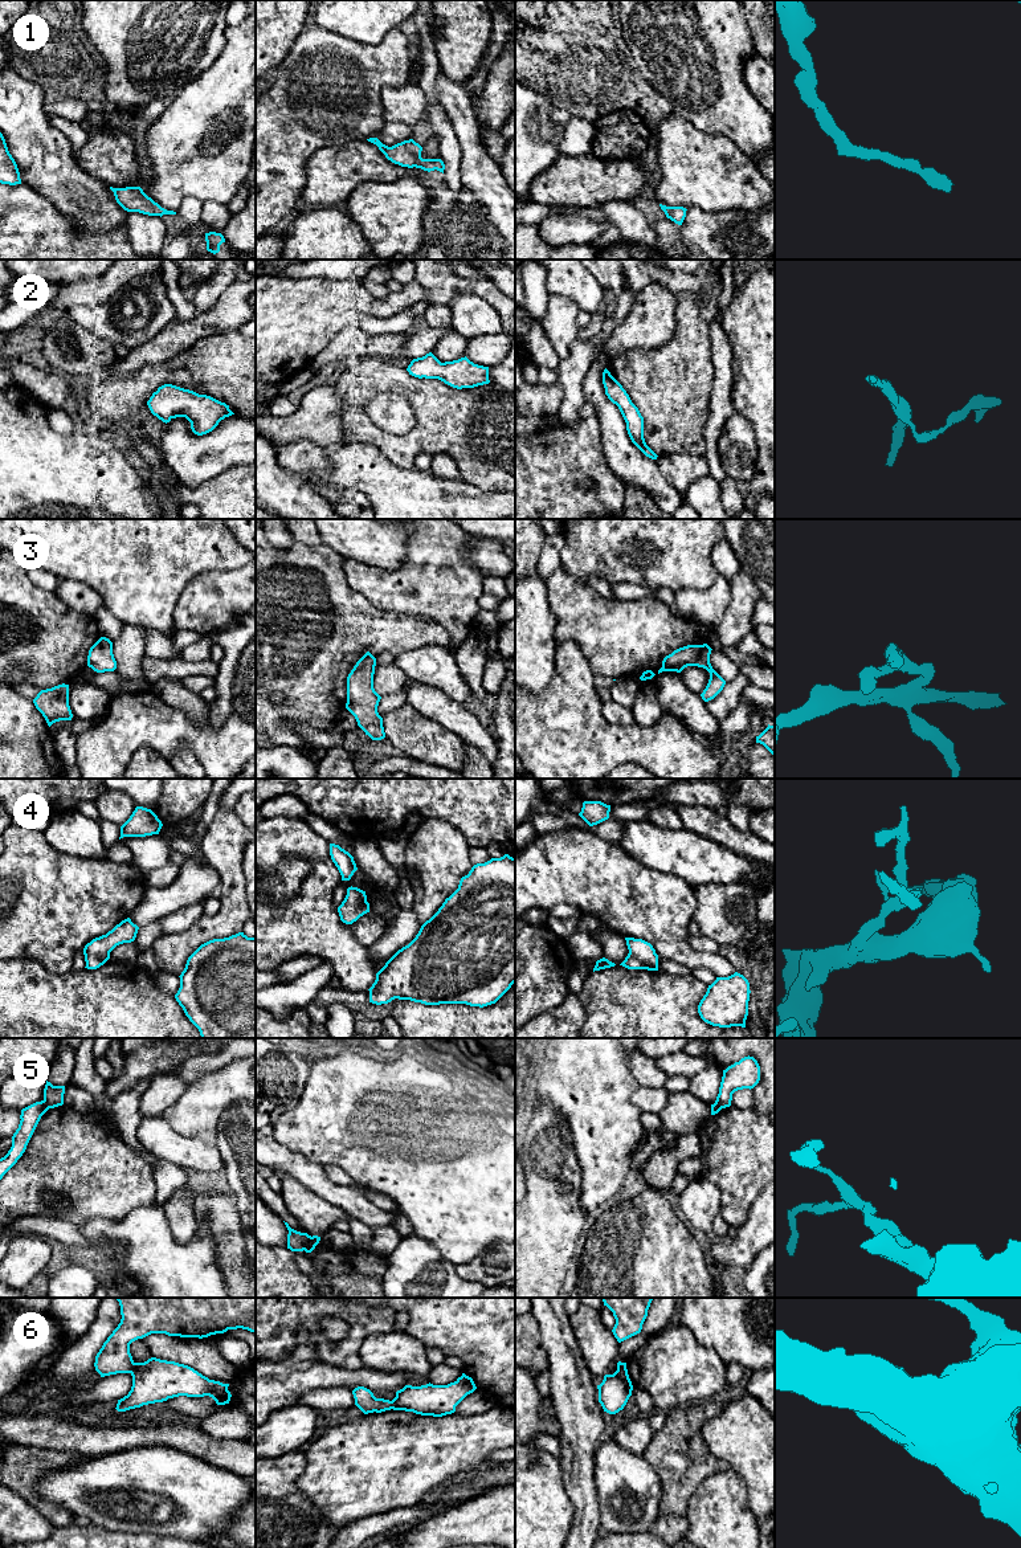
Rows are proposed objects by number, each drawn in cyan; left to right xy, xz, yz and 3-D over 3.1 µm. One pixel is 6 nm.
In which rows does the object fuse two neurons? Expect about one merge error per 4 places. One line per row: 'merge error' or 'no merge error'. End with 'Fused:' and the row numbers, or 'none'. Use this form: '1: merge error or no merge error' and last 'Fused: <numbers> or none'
1: no merge error
2: no merge error
3: no merge error
4: no merge error
5: merge error
6: merge error
Fused: 5, 6

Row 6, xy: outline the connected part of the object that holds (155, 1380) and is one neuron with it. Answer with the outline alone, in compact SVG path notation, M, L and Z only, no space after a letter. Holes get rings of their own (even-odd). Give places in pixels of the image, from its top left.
M156 1357L144 1363L135 1363L131 1376L131 1390L118 1400L115 1408L118 1412L163 1402L179 1396L209 1396L217 1405L229 1404L232 1397L228 1390L229 1384L209 1380L188 1365Z

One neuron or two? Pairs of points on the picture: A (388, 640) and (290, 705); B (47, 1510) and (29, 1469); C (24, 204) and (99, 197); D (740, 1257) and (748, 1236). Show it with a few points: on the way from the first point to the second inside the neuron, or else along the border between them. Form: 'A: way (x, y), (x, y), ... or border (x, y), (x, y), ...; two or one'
A: way (364, 640), (355, 640), (314, 681); one
B: way (36, 1499), (29, 1493), (29, 1479); one
C: border (23, 184), (44, 196), (70, 224); two
D: way (743, 1252), (748, 1241); one

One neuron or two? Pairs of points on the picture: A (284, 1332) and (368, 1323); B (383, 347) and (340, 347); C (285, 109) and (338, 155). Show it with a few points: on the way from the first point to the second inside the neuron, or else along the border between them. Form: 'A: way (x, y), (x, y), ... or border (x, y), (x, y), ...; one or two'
A: way (305, 1311), (347, 1311); one
B: way (372, 347), (351, 347); one
C: border (358, 139), (318, 148), (309, 158), (305, 167); two

